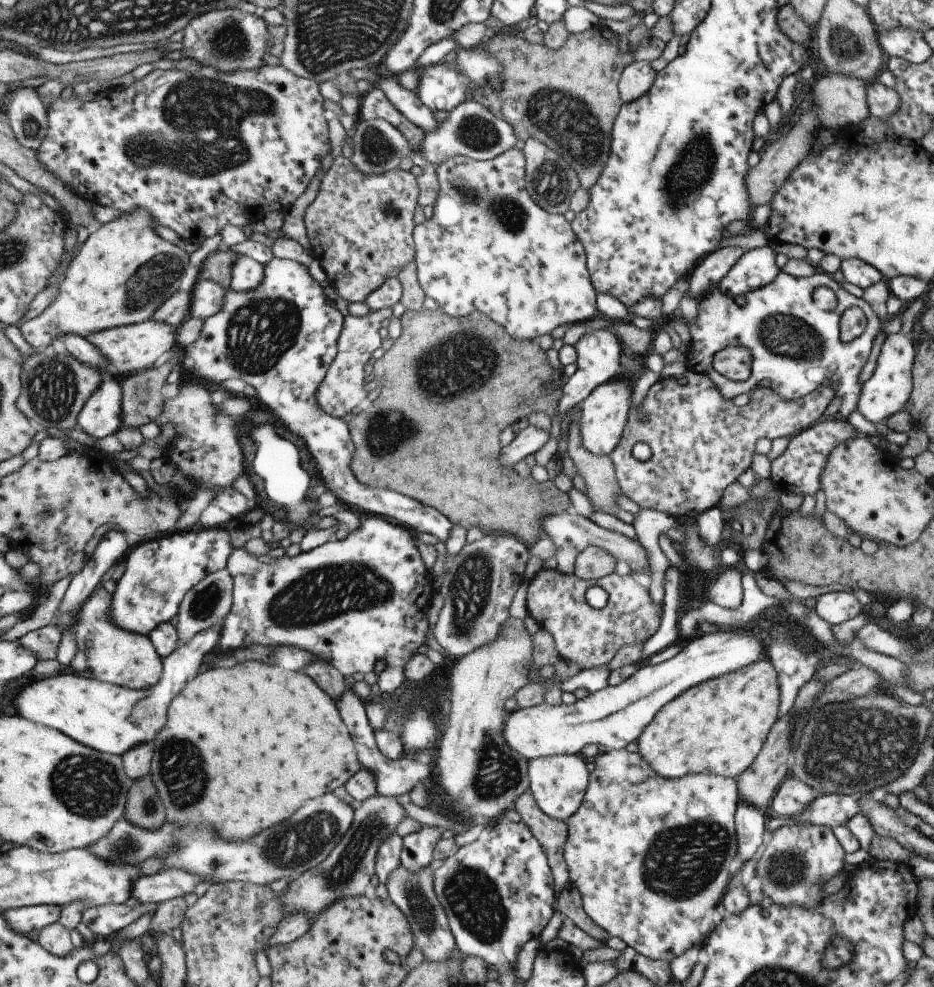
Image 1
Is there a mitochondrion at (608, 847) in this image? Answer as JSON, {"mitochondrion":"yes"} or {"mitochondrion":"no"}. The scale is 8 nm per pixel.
{"mitochondrion":"no"}

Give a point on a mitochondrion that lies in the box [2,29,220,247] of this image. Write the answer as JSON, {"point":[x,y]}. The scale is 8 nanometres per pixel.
{"point":[33,130]}

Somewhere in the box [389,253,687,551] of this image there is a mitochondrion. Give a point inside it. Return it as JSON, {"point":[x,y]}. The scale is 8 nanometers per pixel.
{"point":[460,361]}

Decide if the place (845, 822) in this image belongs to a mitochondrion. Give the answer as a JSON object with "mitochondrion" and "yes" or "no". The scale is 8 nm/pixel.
{"mitochondrion":"no"}

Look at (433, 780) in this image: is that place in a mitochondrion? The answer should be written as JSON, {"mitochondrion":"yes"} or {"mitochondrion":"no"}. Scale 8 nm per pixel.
{"mitochondrion":"no"}

